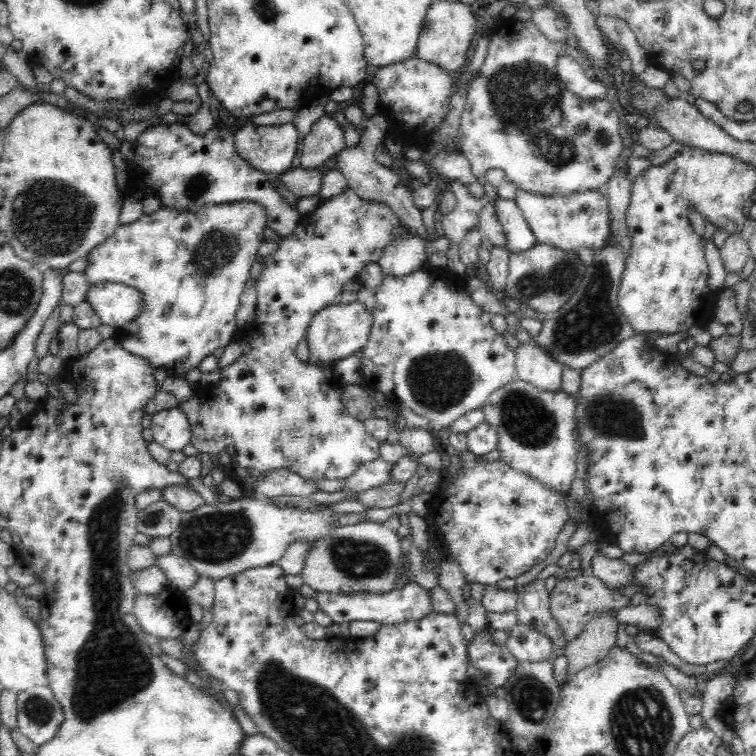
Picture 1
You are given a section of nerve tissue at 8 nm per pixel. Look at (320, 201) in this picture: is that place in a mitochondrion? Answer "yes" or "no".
no

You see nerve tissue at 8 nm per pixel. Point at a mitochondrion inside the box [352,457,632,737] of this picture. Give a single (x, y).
(531, 696)

